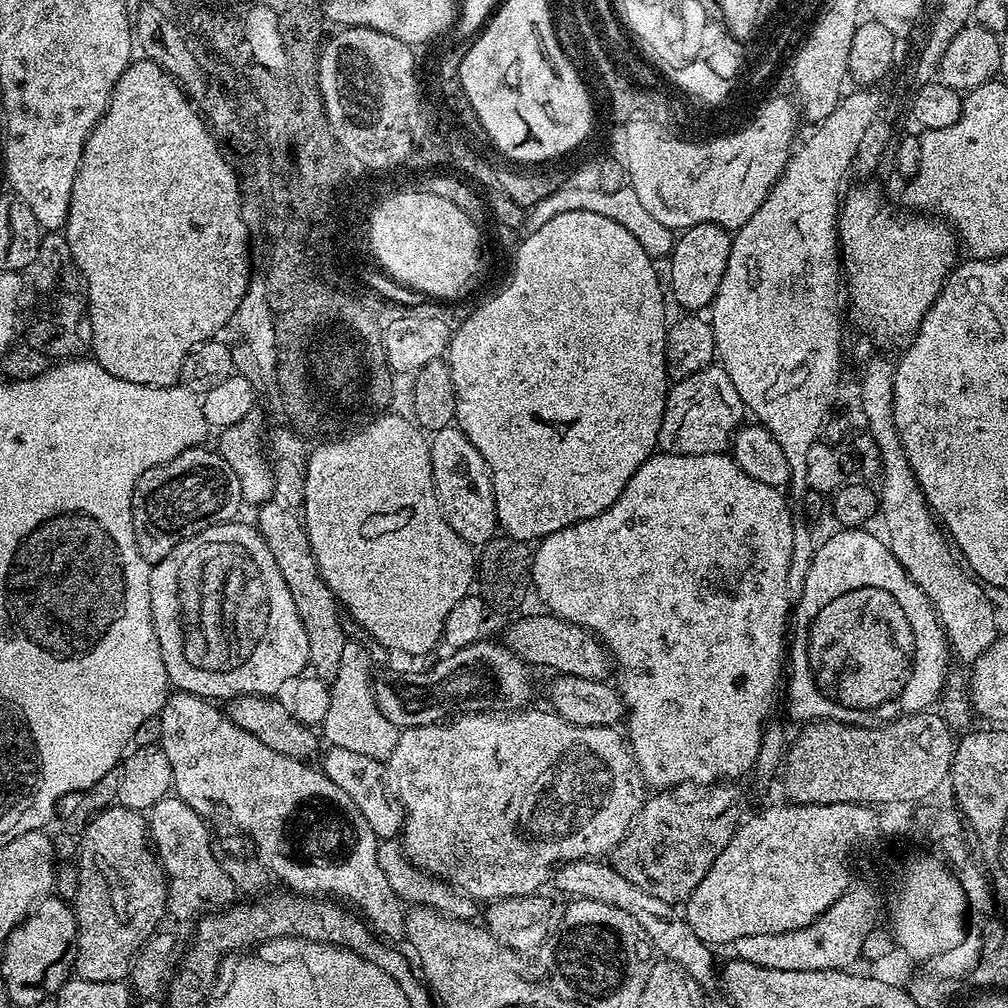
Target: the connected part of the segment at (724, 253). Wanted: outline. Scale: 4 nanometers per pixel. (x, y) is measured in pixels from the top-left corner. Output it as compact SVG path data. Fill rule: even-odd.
M710 222L690 226L675 237L670 259L667 261L666 284L670 289L671 299L673 296L684 310L696 314L711 305L712 299L718 294L718 286L722 286L722 274L726 274L732 238L733 233L729 229Z

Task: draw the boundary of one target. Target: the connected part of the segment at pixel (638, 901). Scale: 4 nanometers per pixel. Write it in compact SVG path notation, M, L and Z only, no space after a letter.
M593 858L561 864L554 872L554 888L557 893L565 896L570 897L573 892L580 892L582 900L602 902L611 905L612 908L626 910L626 914L630 914L630 918L635 918L638 926L646 930L653 949L663 959L678 962L678 966L682 966L686 974L690 974L690 978L697 980L701 986L708 986L711 980L713 983L717 979L718 963L716 964L714 954L716 952L694 934L694 930L688 925L685 913L675 904L667 904L662 902L662 898L654 898L654 894L646 894L646 890L634 886L634 882L626 882L626 878L622 878L622 874L618 874L611 863Z

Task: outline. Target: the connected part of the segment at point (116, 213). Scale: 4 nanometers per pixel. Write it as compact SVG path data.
M147 58L137 59L129 64L122 78L118 78L104 116L88 135L82 162L74 178L74 190L70 194L70 210L62 233L69 243L75 271L80 271L88 283L86 311L92 327L90 348L93 353L96 351L94 359L114 378L122 378L122 382L138 382L138 386L155 388L171 388L179 385L184 359L197 346L213 339L220 331L223 333L229 327L230 321L240 312L241 300L248 293L250 287L248 282L236 286L230 283L230 266L238 266L248 258L248 224L243 220L244 200L240 197L240 180L219 146L221 147L207 120L194 107L180 81L165 72L155 60Z

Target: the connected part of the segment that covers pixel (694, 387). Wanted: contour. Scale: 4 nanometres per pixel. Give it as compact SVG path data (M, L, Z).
M709 366L698 370L698 374L690 374L684 380L677 380L669 387L668 401L662 414L662 426L656 439L660 452L669 452L679 456L701 456L715 452L727 453L733 443L734 433L745 423L746 409L738 390L734 390L734 382L719 366Z

